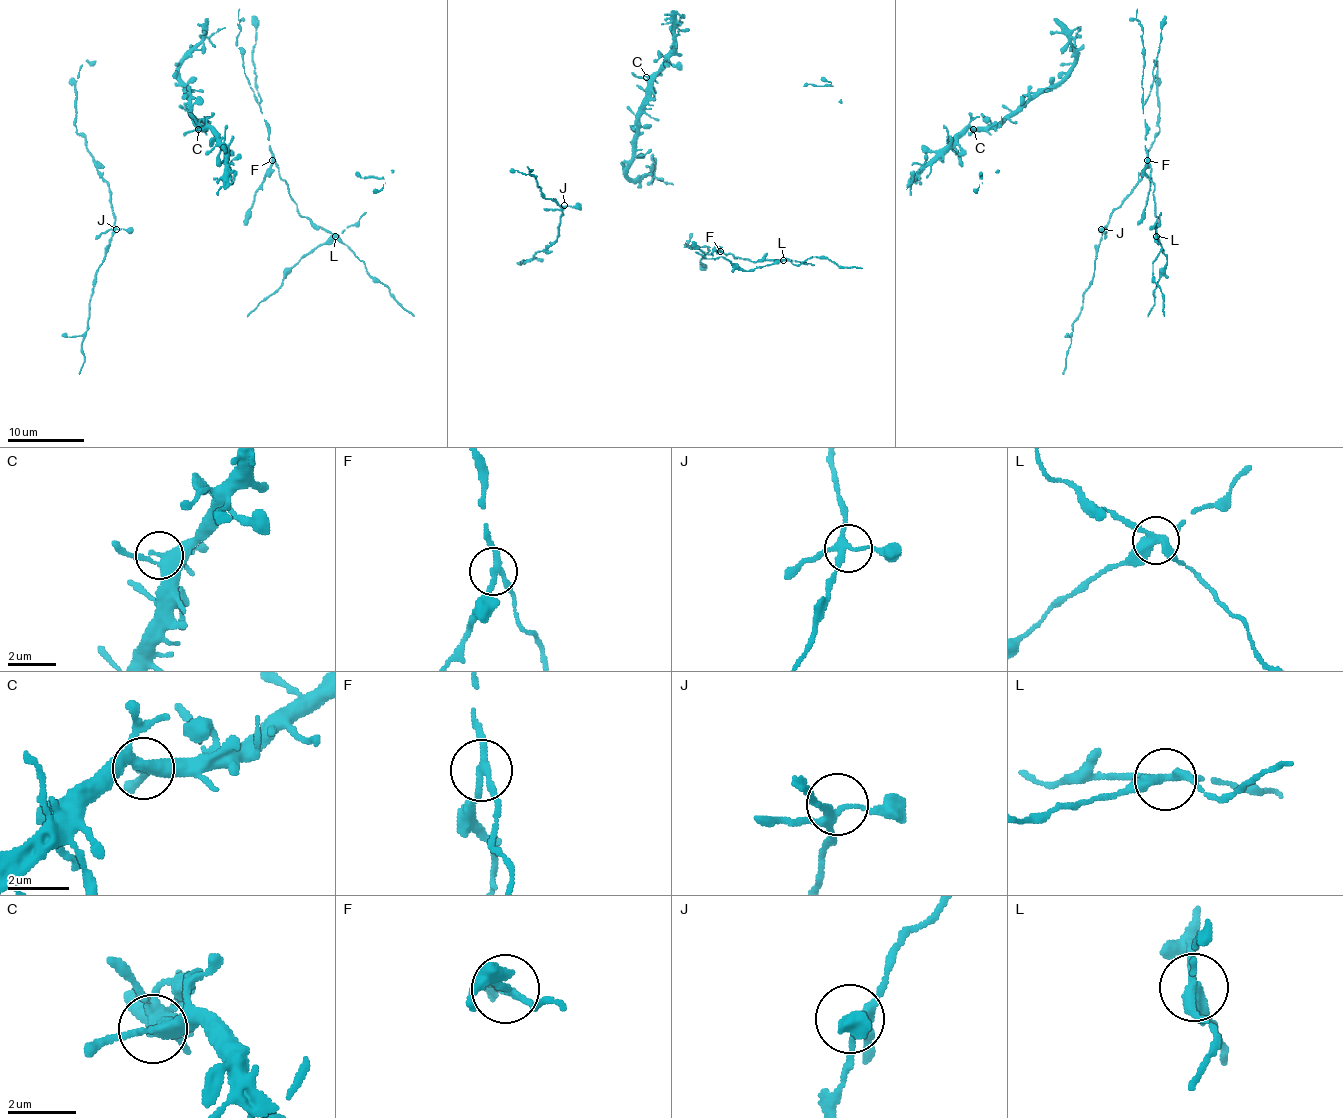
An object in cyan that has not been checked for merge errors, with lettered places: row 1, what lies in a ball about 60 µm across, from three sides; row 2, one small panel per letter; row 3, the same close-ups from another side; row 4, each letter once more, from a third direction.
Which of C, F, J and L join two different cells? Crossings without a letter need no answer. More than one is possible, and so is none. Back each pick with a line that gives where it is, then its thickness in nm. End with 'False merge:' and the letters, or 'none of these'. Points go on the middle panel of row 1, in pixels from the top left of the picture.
F: (720, 251) | 200 nm
L: (783, 260) | 300 nm
False merge: F, L

